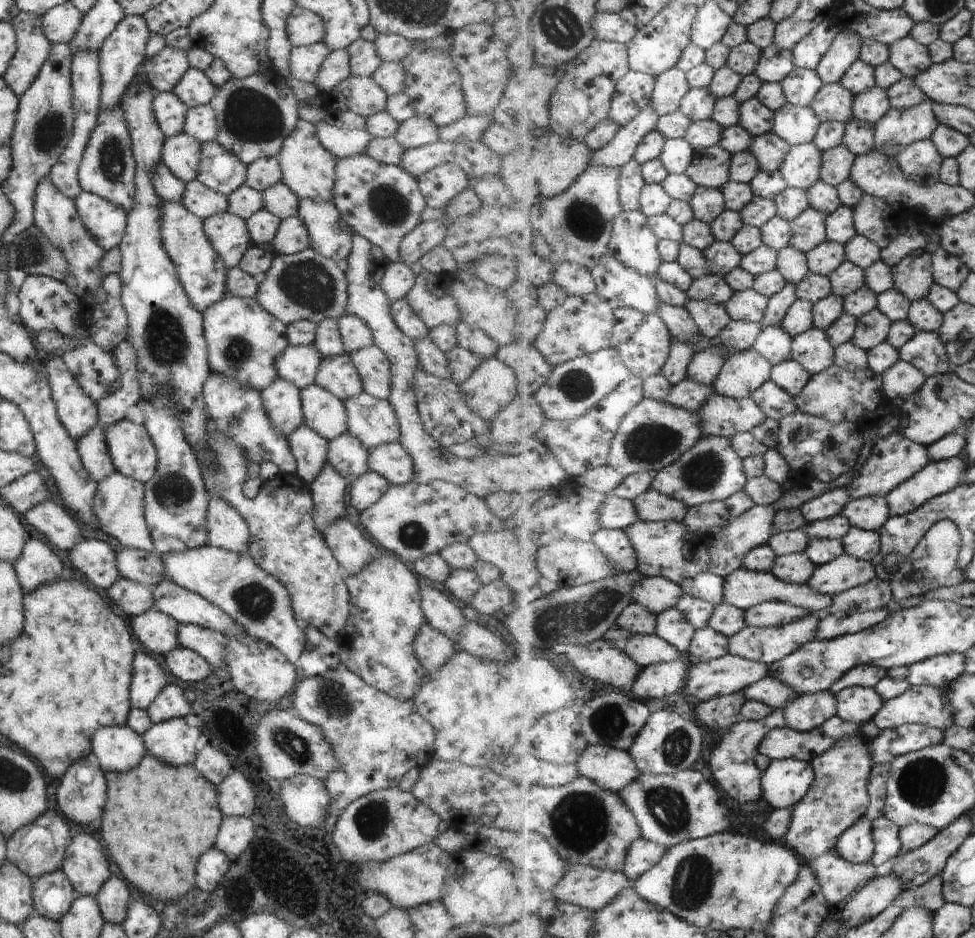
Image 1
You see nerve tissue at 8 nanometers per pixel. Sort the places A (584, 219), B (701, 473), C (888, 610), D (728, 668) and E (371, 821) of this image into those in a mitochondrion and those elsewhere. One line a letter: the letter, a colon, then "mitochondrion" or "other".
A: mitochondrion
B: mitochondrion
C: other
D: other
E: mitochondrion

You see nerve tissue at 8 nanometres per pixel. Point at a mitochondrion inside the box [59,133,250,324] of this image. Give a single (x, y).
(111, 161)

